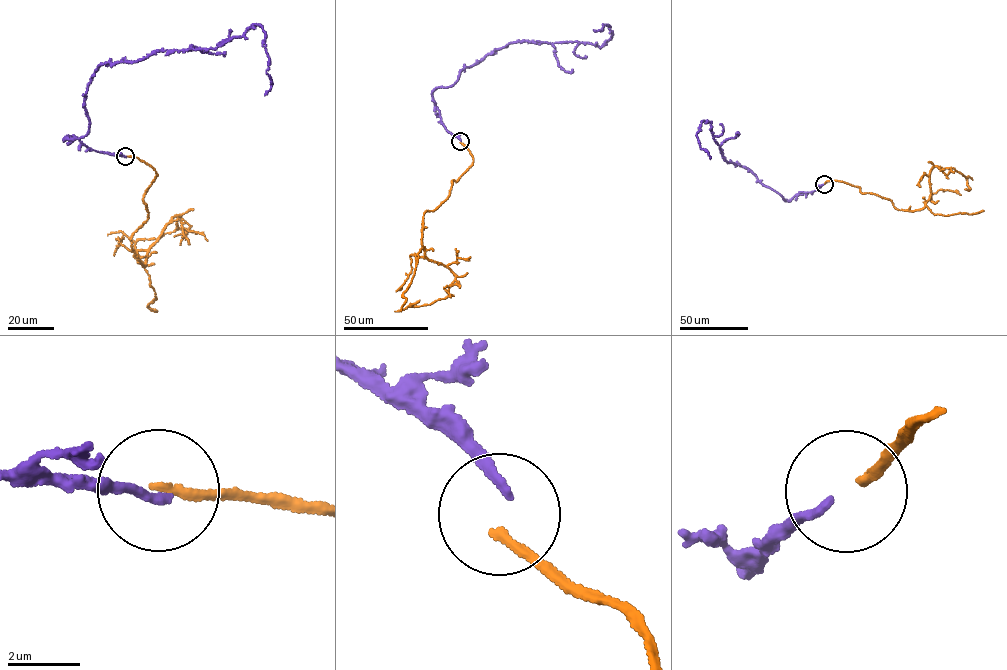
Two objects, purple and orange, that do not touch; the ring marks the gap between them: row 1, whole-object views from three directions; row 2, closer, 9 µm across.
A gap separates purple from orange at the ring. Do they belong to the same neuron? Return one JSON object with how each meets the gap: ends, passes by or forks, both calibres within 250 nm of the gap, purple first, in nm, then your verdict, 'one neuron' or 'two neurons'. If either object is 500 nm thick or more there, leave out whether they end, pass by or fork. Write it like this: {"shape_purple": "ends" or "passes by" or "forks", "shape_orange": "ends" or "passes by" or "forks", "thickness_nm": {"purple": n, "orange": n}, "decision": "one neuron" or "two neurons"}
{"shape_purple": "ends", "shape_orange": "ends", "thickness_nm": {"purple": 240, "orange": 200}, "decision": "two neurons"}

